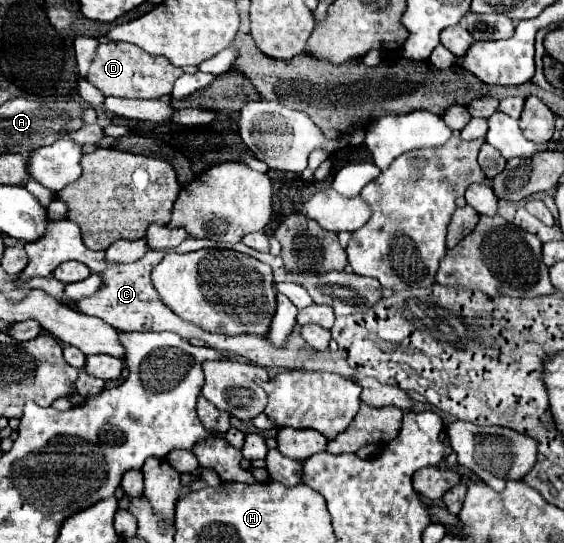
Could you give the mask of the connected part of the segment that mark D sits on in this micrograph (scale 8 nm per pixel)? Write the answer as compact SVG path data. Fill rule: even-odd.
M109 41L109 43L101 43L97 47L87 79L103 95L129 97L129 99L159 99L159 97L171 93L175 79L181 75L183 75L183 69L175 67L167 57L149 55L131 43Z

